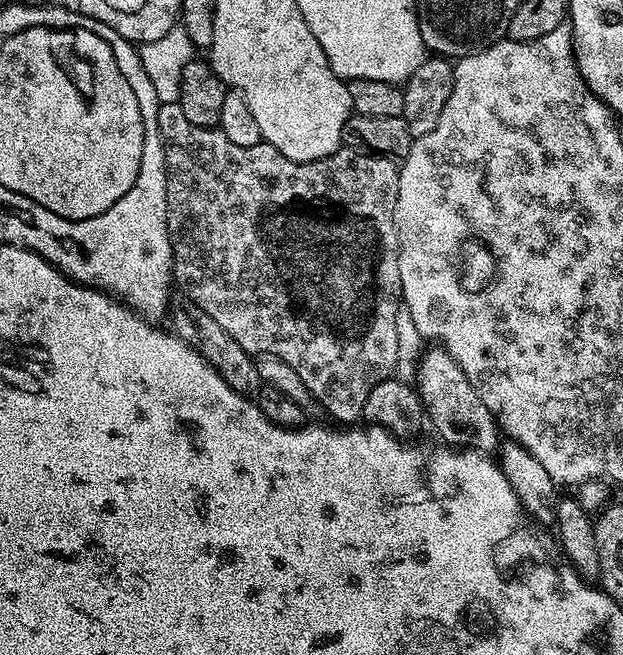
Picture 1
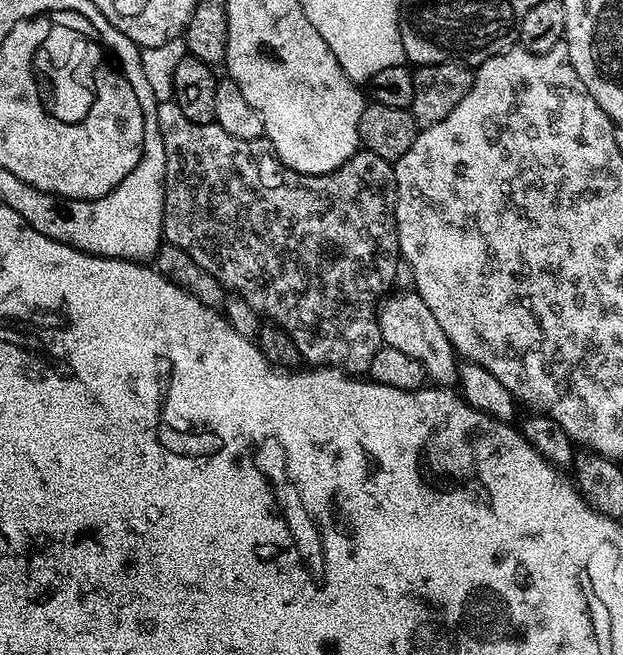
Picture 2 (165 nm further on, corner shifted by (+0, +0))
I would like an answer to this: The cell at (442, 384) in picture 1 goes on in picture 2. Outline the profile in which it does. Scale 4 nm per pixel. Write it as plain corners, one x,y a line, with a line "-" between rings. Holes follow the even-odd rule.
413,291
391,293
381,301
376,313
380,338
387,347
400,350
415,361
421,361
427,379
435,385
449,387
457,381
459,365
455,348
439,325
438,318
431,313
420,295

